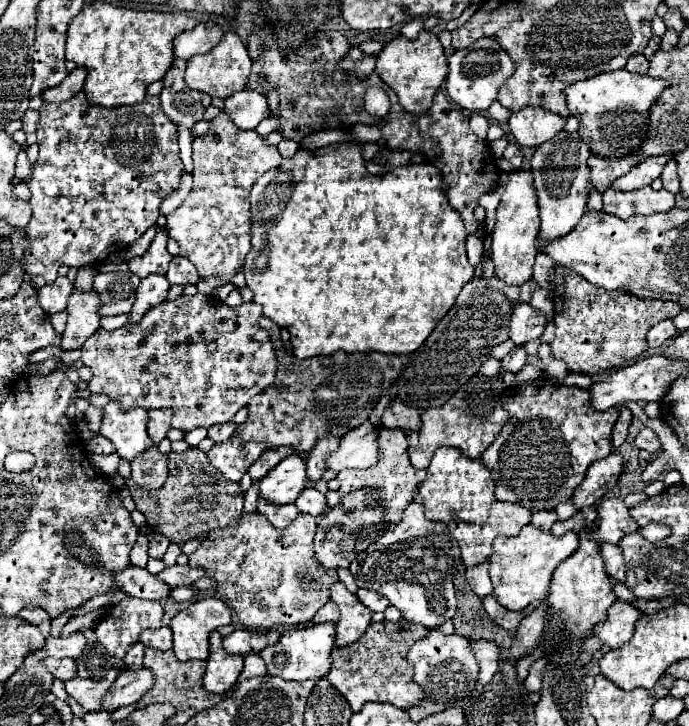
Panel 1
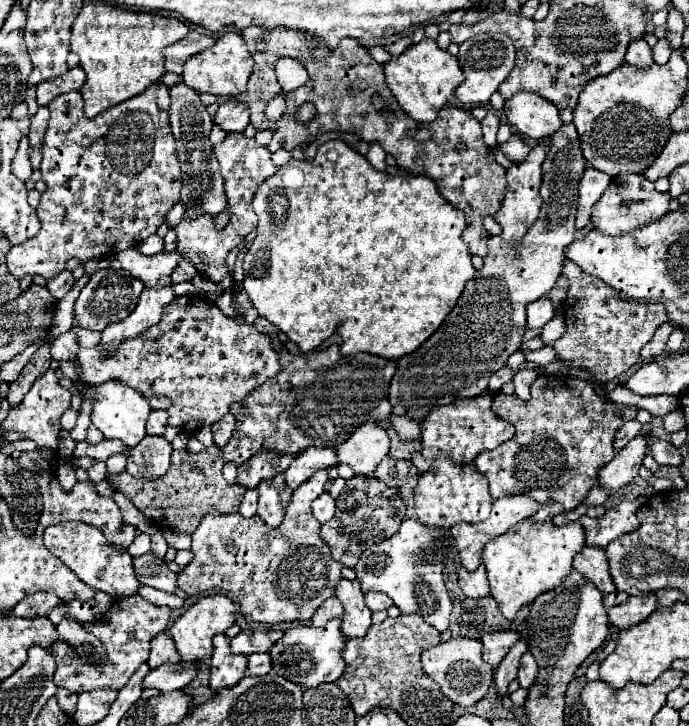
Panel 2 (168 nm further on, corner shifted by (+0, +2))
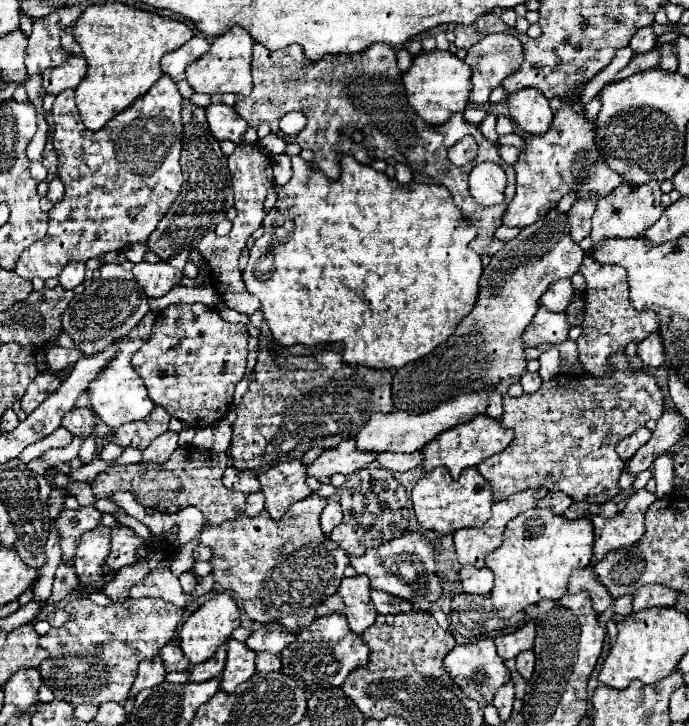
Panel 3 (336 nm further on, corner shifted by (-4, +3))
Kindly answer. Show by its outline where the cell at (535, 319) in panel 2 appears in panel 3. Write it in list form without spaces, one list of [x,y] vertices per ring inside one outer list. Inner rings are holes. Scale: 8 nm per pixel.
[[[563,279],[563,281],[555,281],[555,285],[551,285],[551,289],[547,289],[547,293],[541,295],[539,303],[553,311],[553,313],[559,313],[559,311],[565,311],[567,305],[571,303],[573,299],[573,287],[571,287],[571,281],[569,279]]]

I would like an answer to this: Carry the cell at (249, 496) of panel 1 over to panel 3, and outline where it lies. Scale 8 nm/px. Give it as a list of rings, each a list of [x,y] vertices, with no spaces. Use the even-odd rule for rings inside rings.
[[[261,491],[247,495],[247,509],[245,509],[245,513],[249,517],[257,517],[263,511],[263,501],[265,501],[265,497],[263,497]]]

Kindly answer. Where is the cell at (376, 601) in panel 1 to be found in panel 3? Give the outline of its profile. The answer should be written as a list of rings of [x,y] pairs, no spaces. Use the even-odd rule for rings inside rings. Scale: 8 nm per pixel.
[[[371,591],[371,601],[377,609],[377,613],[403,613],[403,611],[411,611],[411,605],[407,605],[407,601],[399,601],[397,597],[391,597],[389,593],[383,593],[383,591]]]

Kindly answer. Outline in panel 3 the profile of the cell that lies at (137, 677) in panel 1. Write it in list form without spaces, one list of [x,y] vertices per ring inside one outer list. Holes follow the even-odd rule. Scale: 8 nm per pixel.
[[[221,645],[221,647],[217,649],[217,653],[215,653],[209,661],[199,663],[199,665],[193,665],[193,667],[189,669],[189,681],[199,683],[199,681],[209,681],[209,679],[217,677],[217,675],[223,671],[225,655],[227,655],[227,649],[225,649],[225,645]]]

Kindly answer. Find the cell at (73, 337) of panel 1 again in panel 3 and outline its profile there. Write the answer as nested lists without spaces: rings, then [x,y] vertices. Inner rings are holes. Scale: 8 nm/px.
[[[53,347],[47,351],[47,363],[53,371],[61,371],[67,365],[73,365],[81,357],[79,349],[63,349],[63,347]]]

